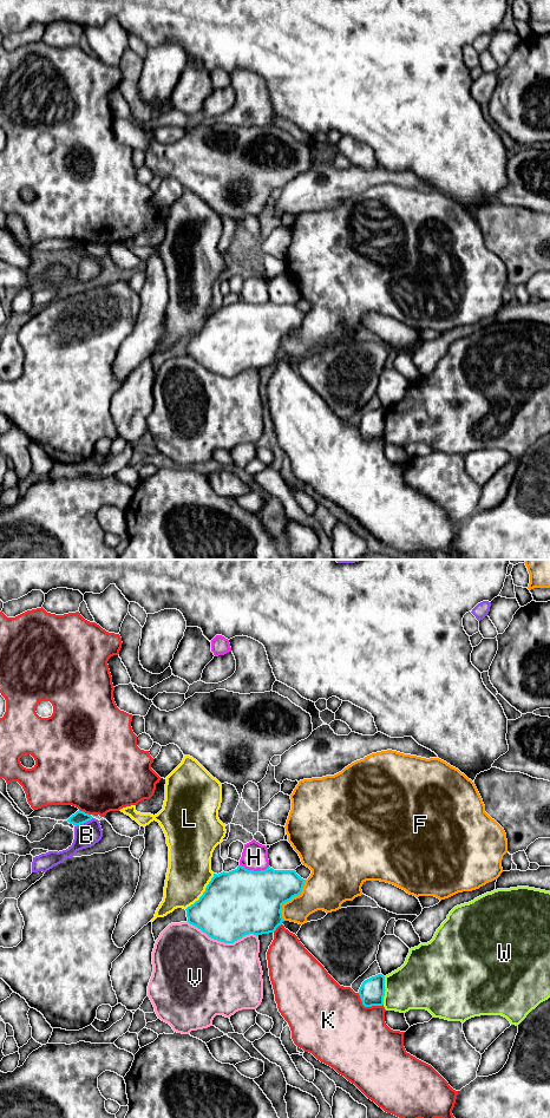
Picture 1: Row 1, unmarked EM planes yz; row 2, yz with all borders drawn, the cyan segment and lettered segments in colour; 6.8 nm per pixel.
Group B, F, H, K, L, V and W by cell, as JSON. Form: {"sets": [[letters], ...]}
{"sets": [["B"], ["F"], ["H"], ["K"], ["L"], ["V"], ["W"]]}

